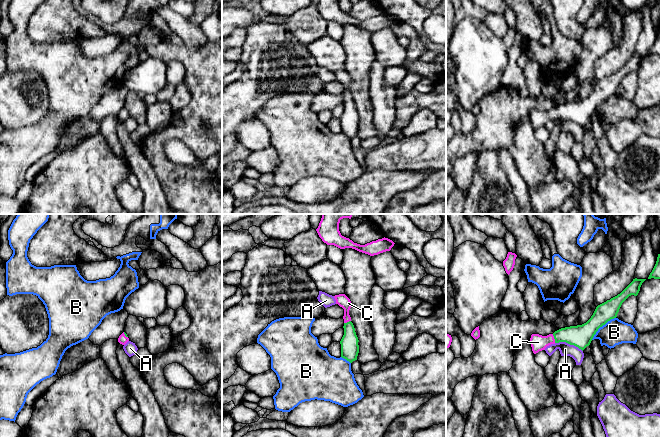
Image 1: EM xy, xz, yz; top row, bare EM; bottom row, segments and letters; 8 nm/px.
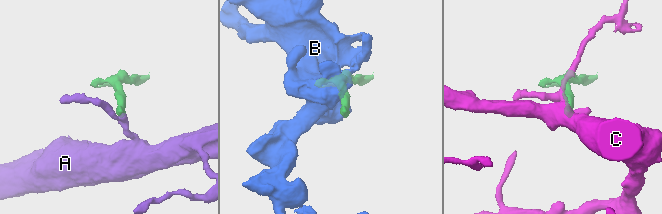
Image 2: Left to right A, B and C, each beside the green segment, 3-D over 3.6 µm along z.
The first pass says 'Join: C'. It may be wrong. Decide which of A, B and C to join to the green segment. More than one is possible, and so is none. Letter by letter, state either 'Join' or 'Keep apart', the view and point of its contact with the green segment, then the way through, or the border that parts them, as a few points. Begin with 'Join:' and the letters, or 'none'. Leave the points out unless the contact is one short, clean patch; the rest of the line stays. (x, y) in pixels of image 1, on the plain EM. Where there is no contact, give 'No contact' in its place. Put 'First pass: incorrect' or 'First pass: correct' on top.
First pass: correct
Join: C
A: Keep apart. Touches green at yz (569, 119). Boundary: yz (555, 118), (567, 118), (577, 122), (582, 127)
B: Keep apart. Touches green at yz (601, 102). Boundary: yz (615, 93), (603, 100), (591, 115)
C: Join. Touches green at yz (554, 114). Path across: yz (580, 112), (554, 114), (538, 118)

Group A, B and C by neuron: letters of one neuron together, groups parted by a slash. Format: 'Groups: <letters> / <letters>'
Groups: A / B / C

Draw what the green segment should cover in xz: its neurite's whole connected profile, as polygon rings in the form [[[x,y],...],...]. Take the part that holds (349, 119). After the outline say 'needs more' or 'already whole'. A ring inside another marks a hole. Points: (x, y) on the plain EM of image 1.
[[[345,70],[335,71],[334,74],[336,76],[336,80],[344,85],[344,111],[340,117],[341,133],[352,139],[353,137],[357,136],[359,129],[359,116],[349,91],[351,77]]]; needs more

